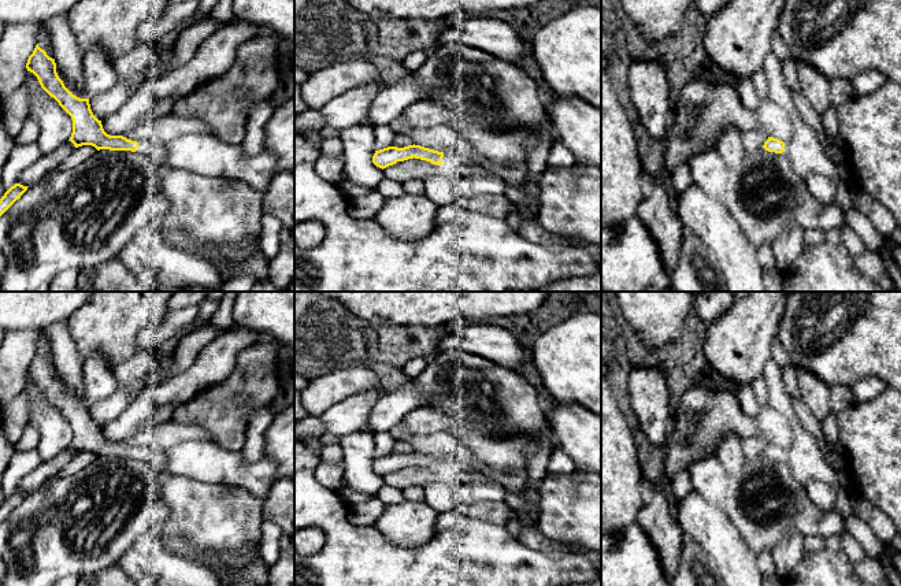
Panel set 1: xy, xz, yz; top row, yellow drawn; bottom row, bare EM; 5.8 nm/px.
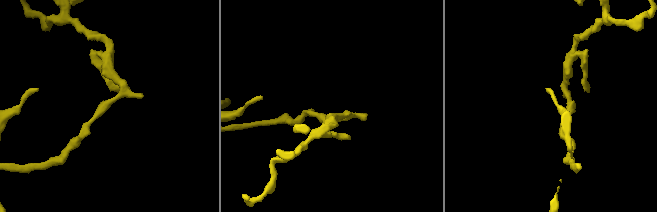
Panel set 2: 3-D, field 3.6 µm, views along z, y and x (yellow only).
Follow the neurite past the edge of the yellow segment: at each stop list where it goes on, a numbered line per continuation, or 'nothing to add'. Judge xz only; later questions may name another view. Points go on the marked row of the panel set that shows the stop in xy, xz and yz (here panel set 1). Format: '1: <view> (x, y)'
1: xz (453, 164)

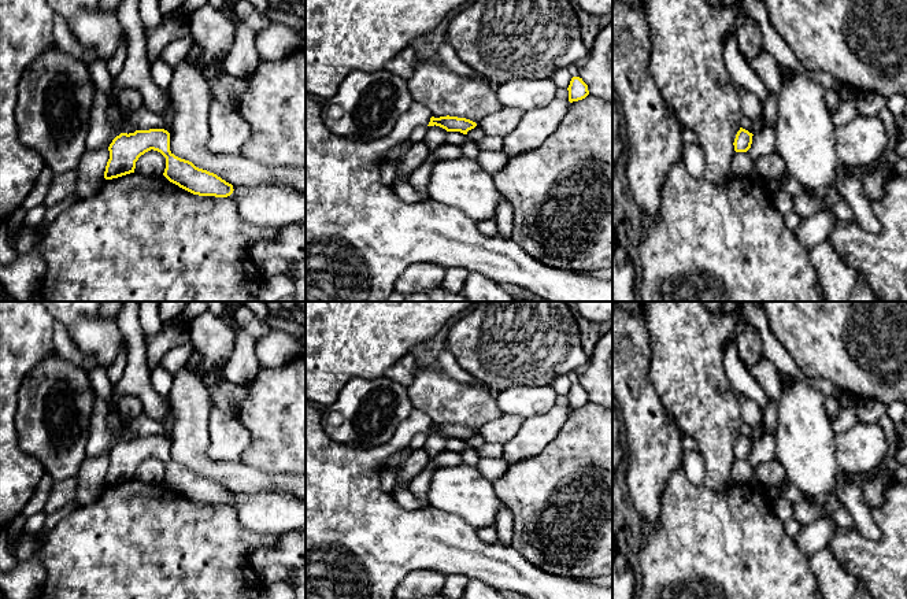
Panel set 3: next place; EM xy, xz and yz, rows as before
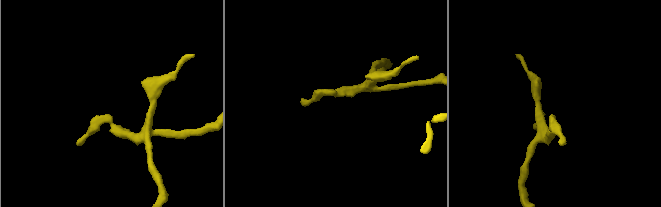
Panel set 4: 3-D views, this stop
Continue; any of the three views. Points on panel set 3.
nothing to add

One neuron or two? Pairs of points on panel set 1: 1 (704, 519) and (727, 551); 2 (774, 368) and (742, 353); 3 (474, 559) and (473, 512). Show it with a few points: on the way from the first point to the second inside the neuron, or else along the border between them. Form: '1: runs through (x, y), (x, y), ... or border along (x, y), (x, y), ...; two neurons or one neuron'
1: runs through (709, 527), (723, 542); one neuron
2: border along (770, 358), (760, 374); two neurons
3: border along (481, 520), (489, 520), (505, 527); two neurons

